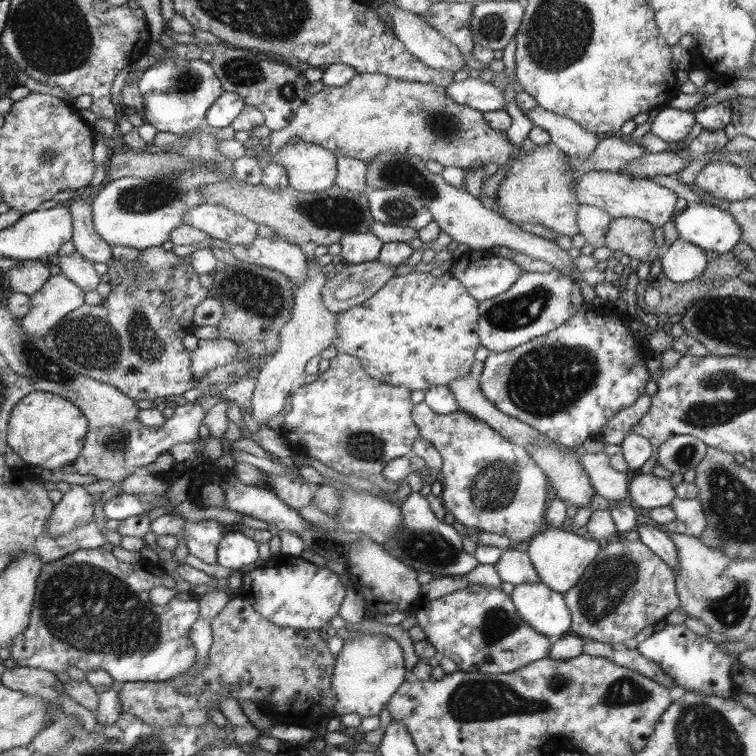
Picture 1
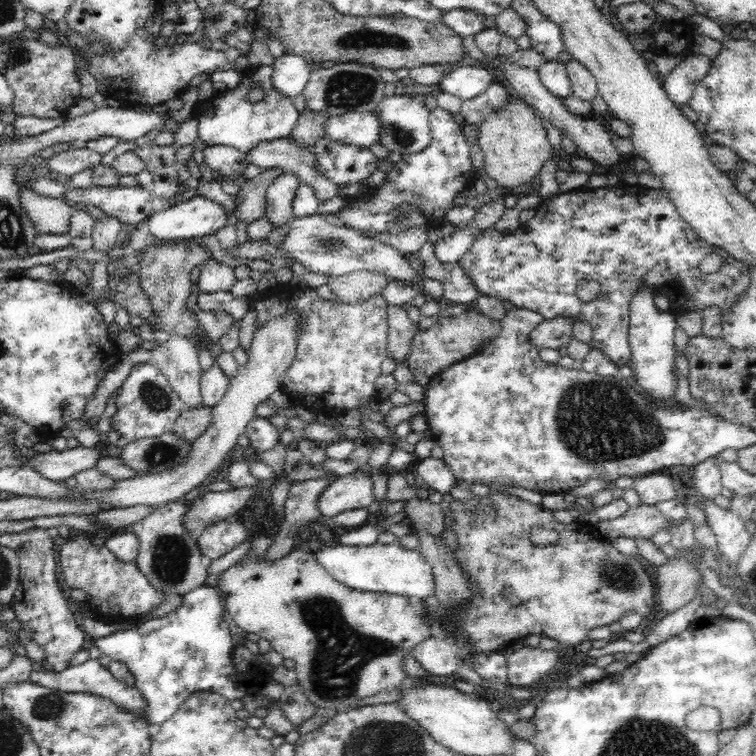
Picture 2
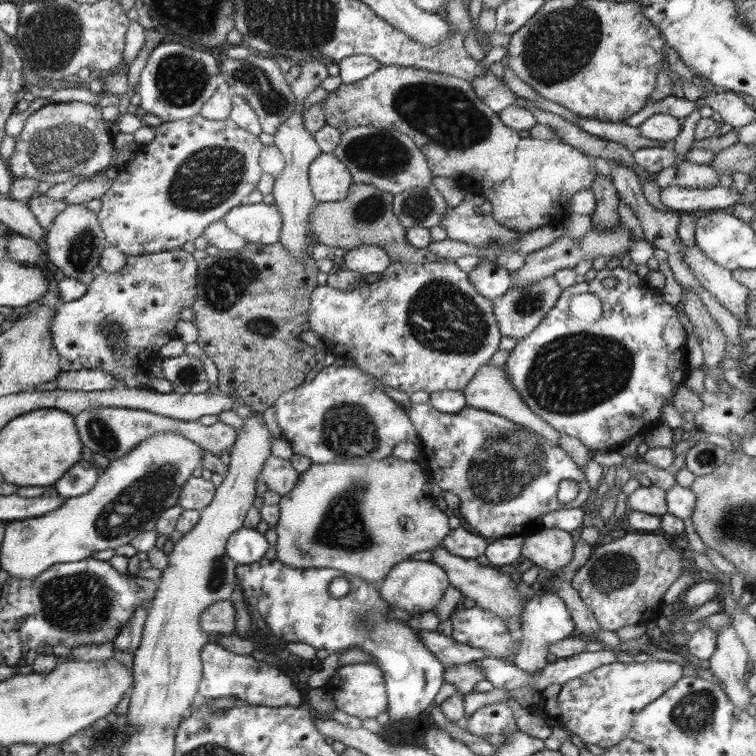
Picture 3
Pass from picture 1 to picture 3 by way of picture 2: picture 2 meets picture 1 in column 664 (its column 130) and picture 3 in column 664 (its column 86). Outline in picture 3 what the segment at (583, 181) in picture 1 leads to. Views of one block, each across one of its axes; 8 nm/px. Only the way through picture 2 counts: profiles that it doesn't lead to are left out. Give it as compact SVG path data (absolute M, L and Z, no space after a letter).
M671 184L666 186L666 188L661 188L661 201L662 204L665 204L670 210L679 212L680 214L683 212L696 212L696 210L728 210L730 205L738 204L740 202L742 193L743 190L741 192L737 191L736 187L728 189L728 187L722 187L722 185L708 189L689 189Z

